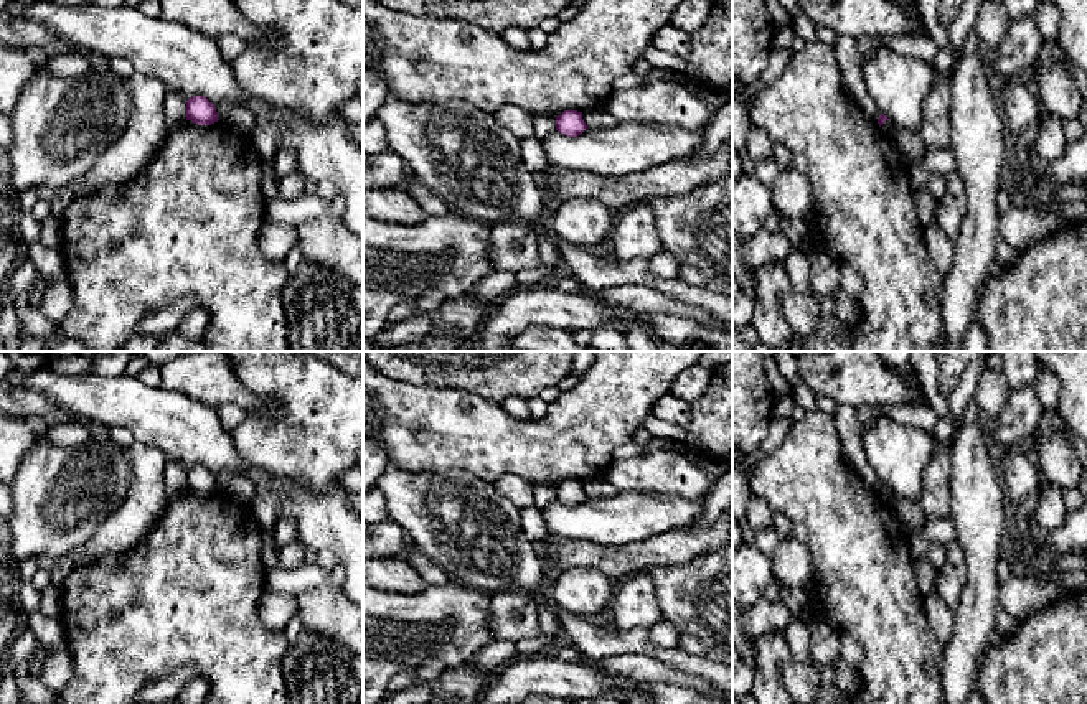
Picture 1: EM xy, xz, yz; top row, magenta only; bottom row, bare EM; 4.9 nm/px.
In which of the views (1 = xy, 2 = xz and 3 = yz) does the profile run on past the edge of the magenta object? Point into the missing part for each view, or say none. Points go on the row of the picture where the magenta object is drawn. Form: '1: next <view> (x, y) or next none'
1: next none
2: next none
3: next none

